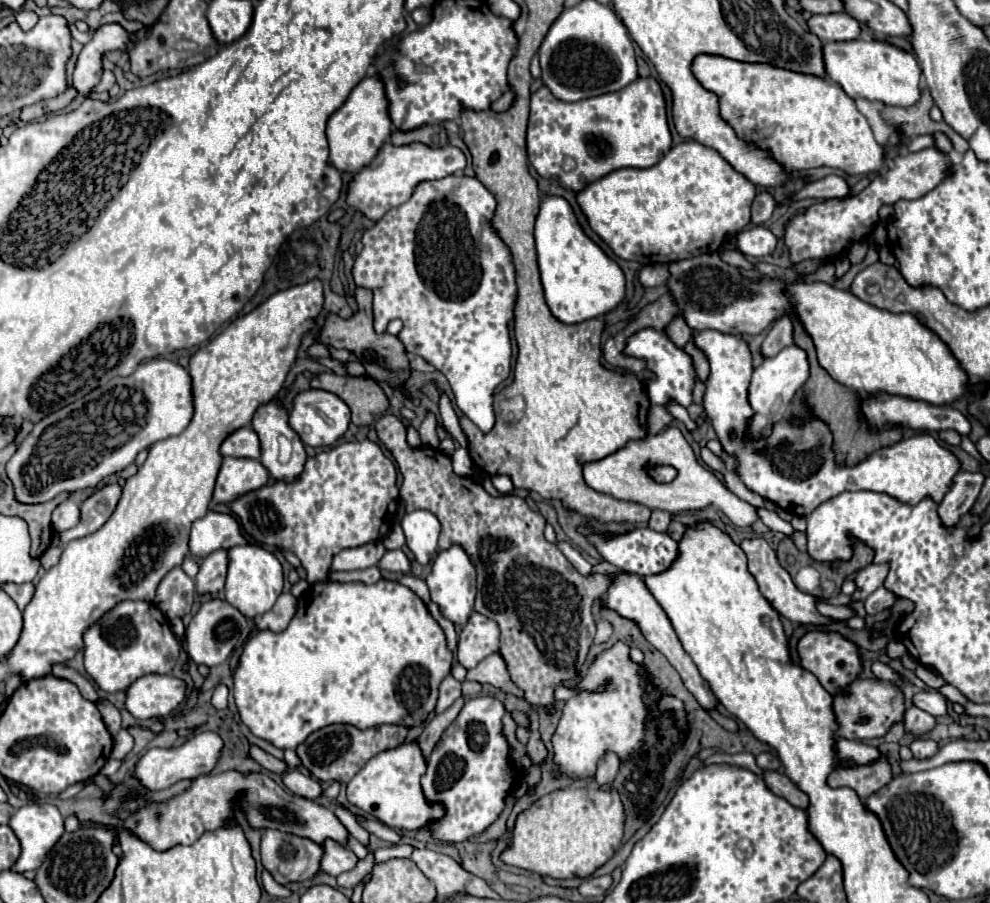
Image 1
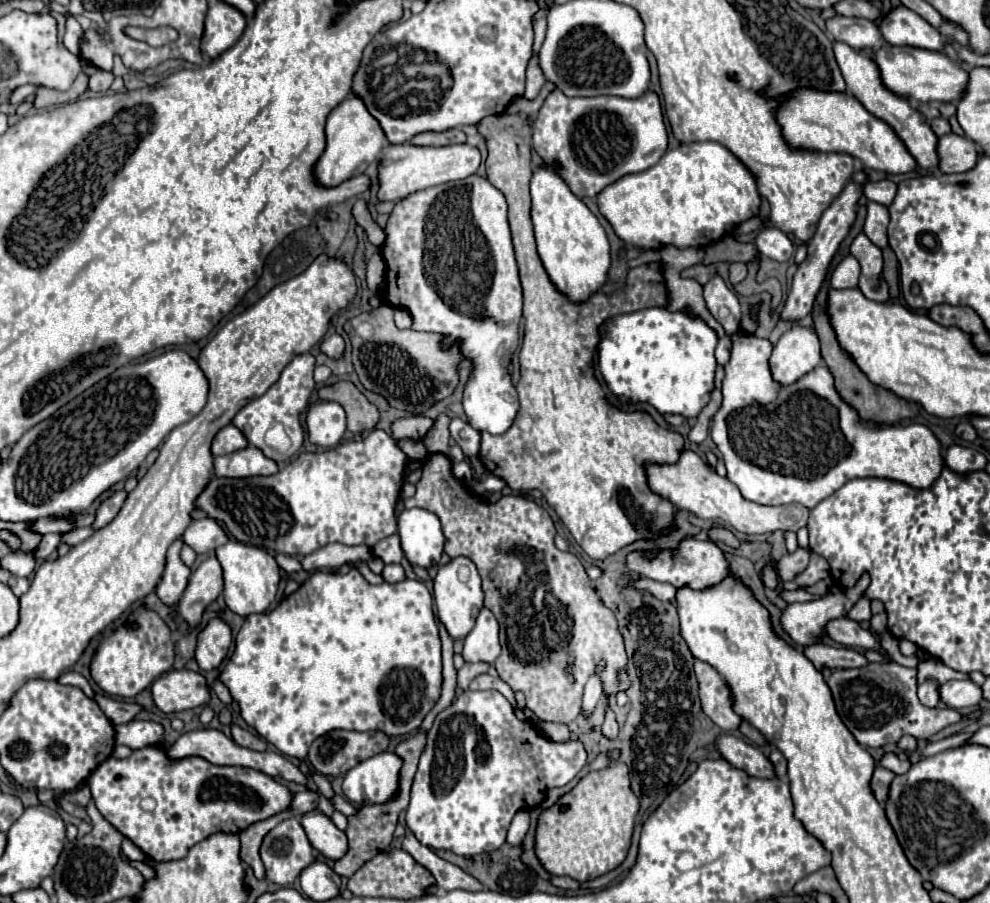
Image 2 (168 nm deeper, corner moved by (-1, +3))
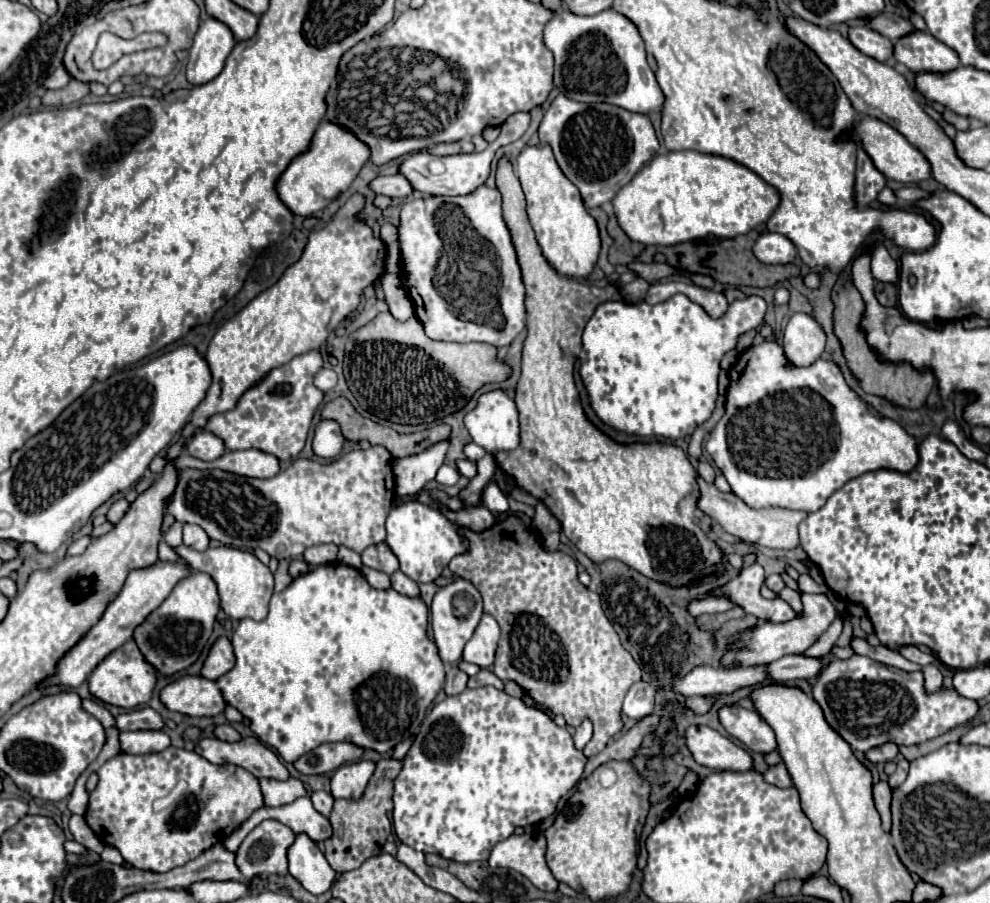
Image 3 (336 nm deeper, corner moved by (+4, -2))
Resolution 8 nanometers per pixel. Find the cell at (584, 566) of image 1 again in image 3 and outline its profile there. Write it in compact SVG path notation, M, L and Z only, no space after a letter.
M584 719L584 723L574 729L574 743L576 743L578 749L584 749L584 745L590 739L592 739L592 723L588 719Z

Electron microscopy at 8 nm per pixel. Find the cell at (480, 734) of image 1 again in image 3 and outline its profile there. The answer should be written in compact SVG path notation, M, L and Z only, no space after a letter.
M478 687L478 689L466 689L462 691L460 695L452 695L452 697L446 697L442 703L434 705L434 709L426 715L426 719L422 721L422 727L420 727L420 733L416 735L416 741L412 743L408 755L404 757L404 767L400 771L400 775L396 777L394 781L394 831L396 831L396 837L416 849L416 851L422 851L422 853L436 853L444 859L450 859L450 861L458 861L458 863L470 863L470 861L482 861L482 859L488 859L492 847L504 839L508 839L516 827L526 827L526 825L534 825L542 819L546 819L548 815L554 813L556 809L556 803L562 795L566 795L576 783L578 779L582 777L582 771L584 771L584 765L586 765L586 757L582 751L578 751L574 747L574 741L572 741L572 735L554 725L554 721L538 707L528 707L522 699L516 699L516 697L510 697L506 695L504 691L498 691L496 687Z

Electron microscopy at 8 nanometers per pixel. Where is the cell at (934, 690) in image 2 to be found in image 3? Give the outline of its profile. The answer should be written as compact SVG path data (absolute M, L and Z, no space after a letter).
M926 665L922 669L922 673L924 673L924 689L928 691L928 695L940 691L940 687L942 687L942 673L938 671L938 667Z

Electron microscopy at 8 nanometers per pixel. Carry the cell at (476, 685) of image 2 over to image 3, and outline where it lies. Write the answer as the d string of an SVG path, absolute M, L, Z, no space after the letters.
M482 669L476 677L470 679L470 687L484 687L484 685L492 685L496 689L504 689L504 683L488 669Z

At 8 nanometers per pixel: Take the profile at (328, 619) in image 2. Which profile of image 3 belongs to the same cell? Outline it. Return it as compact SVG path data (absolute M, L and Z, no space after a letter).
M340 563L320 565L320 567L310 569L304 575L296 577L290 583L290 587L286 587L284 591L274 593L270 599L268 617L264 621L258 621L258 623L254 619L240 621L240 625L232 637L236 663L234 663L232 671L224 673L216 681L216 685L220 687L224 701L228 705L236 707L246 719L250 719L252 733L264 745L274 749L286 763L294 763L296 759L300 759L300 755L312 751L320 743L334 743L334 741L350 741L364 749L374 749L378 753L386 753L386 751L392 751L400 741L418 733L418 727L420 727L428 707L432 705L434 697L438 695L438 691L444 685L444 663L436 651L436 645L430 641L426 629L428 629L428 607L420 597L412 599L408 595L400 595L394 589L384 589L384 591L372 589L358 569L352 569L352 567L346 567Z

